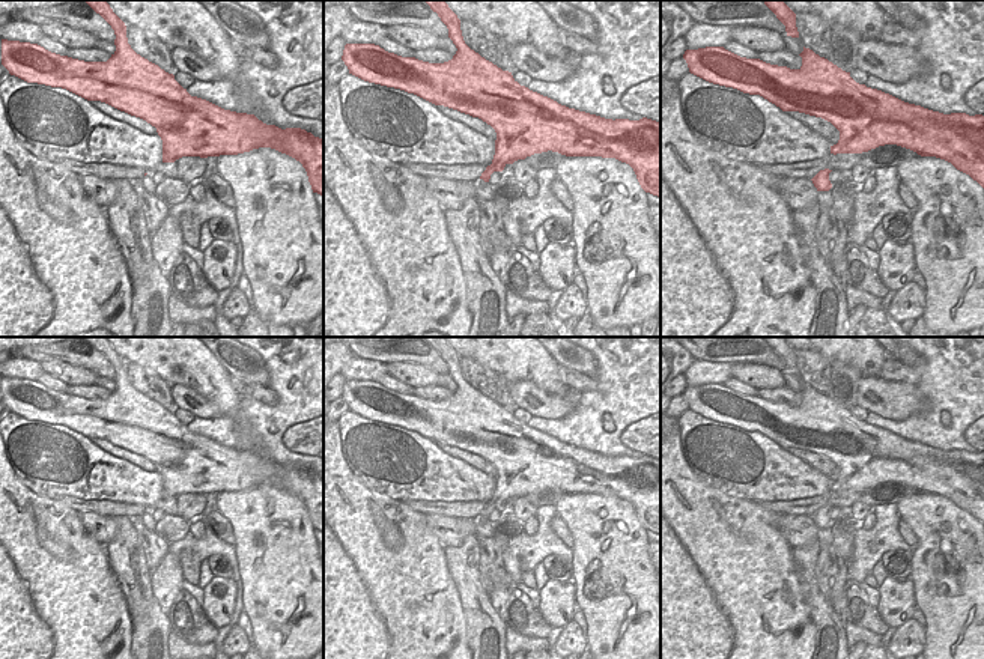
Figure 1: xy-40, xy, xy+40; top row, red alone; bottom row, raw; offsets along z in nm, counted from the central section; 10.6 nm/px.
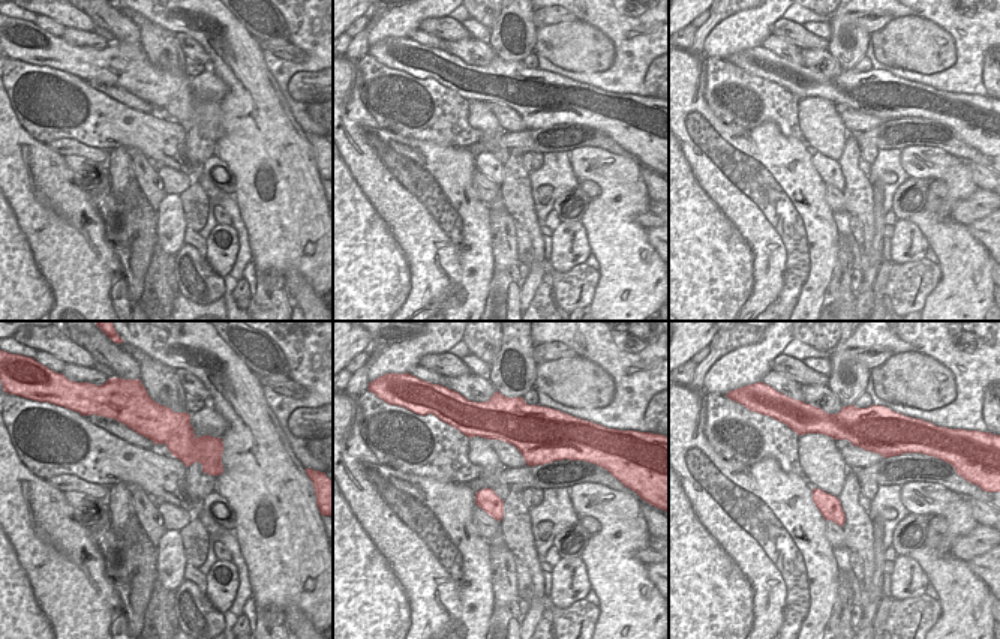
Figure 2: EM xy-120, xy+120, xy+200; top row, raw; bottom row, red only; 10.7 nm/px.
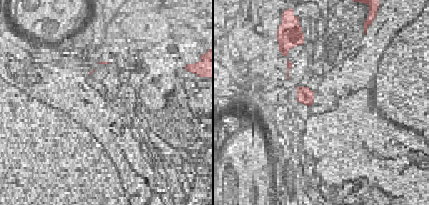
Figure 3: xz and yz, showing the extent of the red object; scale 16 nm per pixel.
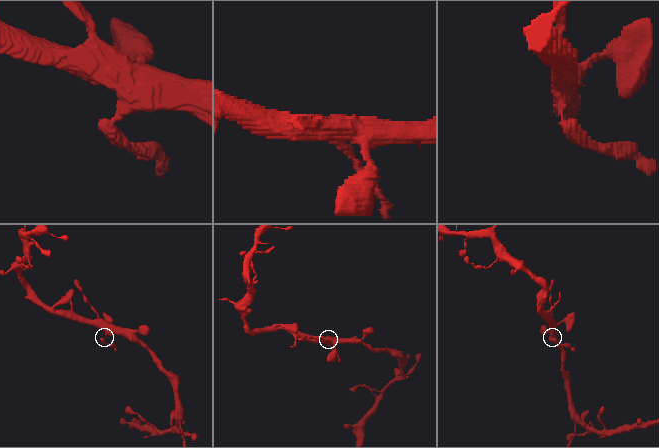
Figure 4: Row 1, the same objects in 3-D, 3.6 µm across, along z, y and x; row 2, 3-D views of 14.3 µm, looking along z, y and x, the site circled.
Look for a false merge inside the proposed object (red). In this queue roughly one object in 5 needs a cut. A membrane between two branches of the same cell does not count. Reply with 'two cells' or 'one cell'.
one cell

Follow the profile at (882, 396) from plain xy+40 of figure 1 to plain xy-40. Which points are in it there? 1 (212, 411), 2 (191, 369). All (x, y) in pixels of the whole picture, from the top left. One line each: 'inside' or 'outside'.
1: inside
2: outside

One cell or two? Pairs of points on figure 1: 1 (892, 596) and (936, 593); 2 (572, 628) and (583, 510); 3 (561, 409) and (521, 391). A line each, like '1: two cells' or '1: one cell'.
1: two cells
2: two cells
3: one cell

